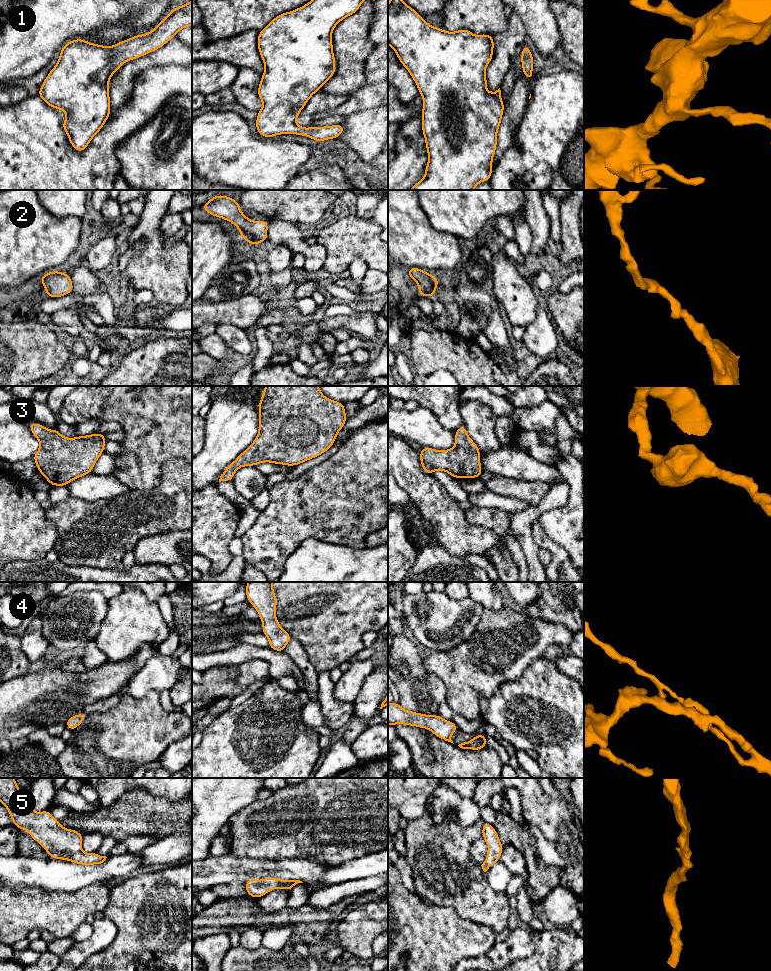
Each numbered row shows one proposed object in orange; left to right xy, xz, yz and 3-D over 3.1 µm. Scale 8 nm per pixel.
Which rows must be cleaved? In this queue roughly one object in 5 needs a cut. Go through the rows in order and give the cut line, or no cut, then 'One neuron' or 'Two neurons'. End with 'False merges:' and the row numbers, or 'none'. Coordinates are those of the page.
1: No split. One neuron
2: No split. One neuron
3: No split. One neuron
4: No split. One neuron
5: No split. One neuron
False merges: none

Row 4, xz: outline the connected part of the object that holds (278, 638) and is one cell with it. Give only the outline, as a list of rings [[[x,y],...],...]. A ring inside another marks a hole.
[[[247,582],[246,598],[259,614],[262,633],[268,637],[269,647],[274,651],[284,652],[292,637],[278,623],[275,612],[278,601],[273,582]]]

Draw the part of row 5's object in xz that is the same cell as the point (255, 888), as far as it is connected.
[[[266,877],[261,881],[251,878],[245,882],[245,889],[248,896],[260,898],[270,892],[272,889],[284,888],[290,890],[298,883],[303,883],[300,880],[282,880],[274,877]]]

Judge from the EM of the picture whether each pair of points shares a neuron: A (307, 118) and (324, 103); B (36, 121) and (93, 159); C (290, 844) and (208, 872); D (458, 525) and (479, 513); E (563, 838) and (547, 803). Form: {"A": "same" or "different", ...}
{"A": "same", "B": "same", "C": "different", "D": "different", "E": "same"}

